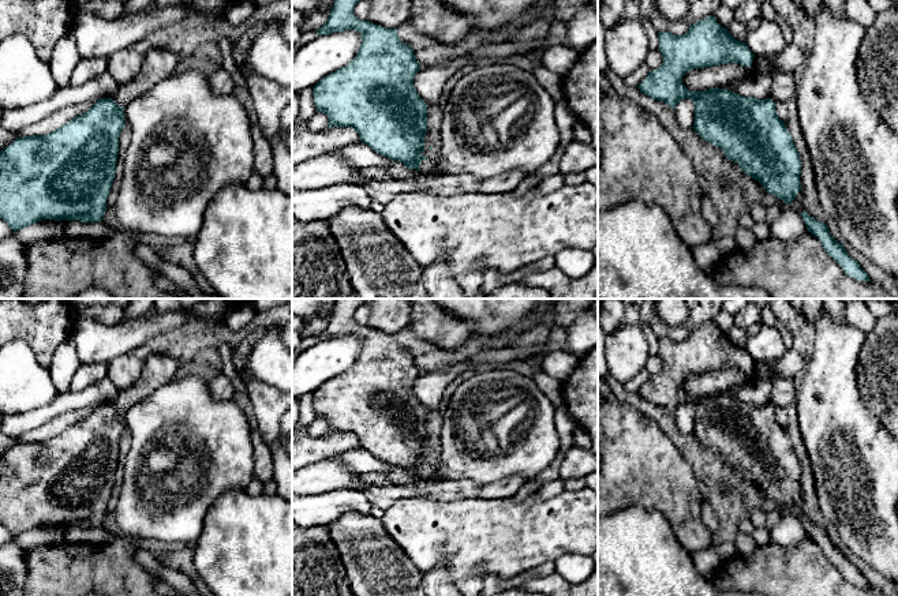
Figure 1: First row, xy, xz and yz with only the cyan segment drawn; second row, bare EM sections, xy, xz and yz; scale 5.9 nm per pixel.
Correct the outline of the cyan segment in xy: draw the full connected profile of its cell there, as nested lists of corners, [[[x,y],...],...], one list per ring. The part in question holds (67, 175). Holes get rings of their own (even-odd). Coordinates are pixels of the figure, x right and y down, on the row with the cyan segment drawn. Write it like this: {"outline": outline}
{"outline": [[[164,48],[149,50],[138,76],[113,98],[100,98],[82,115],[46,135],[16,138],[0,151],[0,218],[15,232],[41,220],[98,222],[106,211],[116,172],[124,106],[175,72],[180,60]]]}

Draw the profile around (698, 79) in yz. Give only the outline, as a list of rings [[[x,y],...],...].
[[[755,56],[751,67],[730,63],[706,68],[693,68],[682,76],[681,82],[689,91],[703,91],[745,78],[772,76],[778,71],[774,57]]]

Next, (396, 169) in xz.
[[[393,161],[389,166],[385,168],[385,172],[389,176],[396,177],[399,180],[411,181],[411,183],[419,181],[415,177],[416,169],[407,168],[400,161]]]

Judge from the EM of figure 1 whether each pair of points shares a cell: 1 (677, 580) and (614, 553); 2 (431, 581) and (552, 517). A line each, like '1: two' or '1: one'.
1: one
2: two

